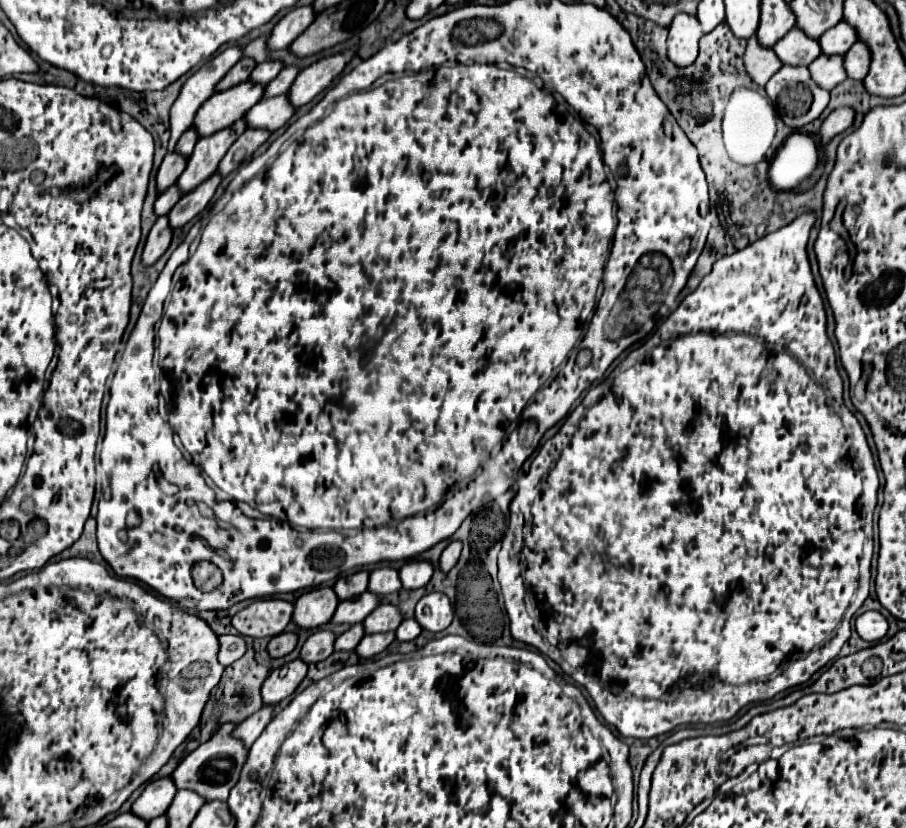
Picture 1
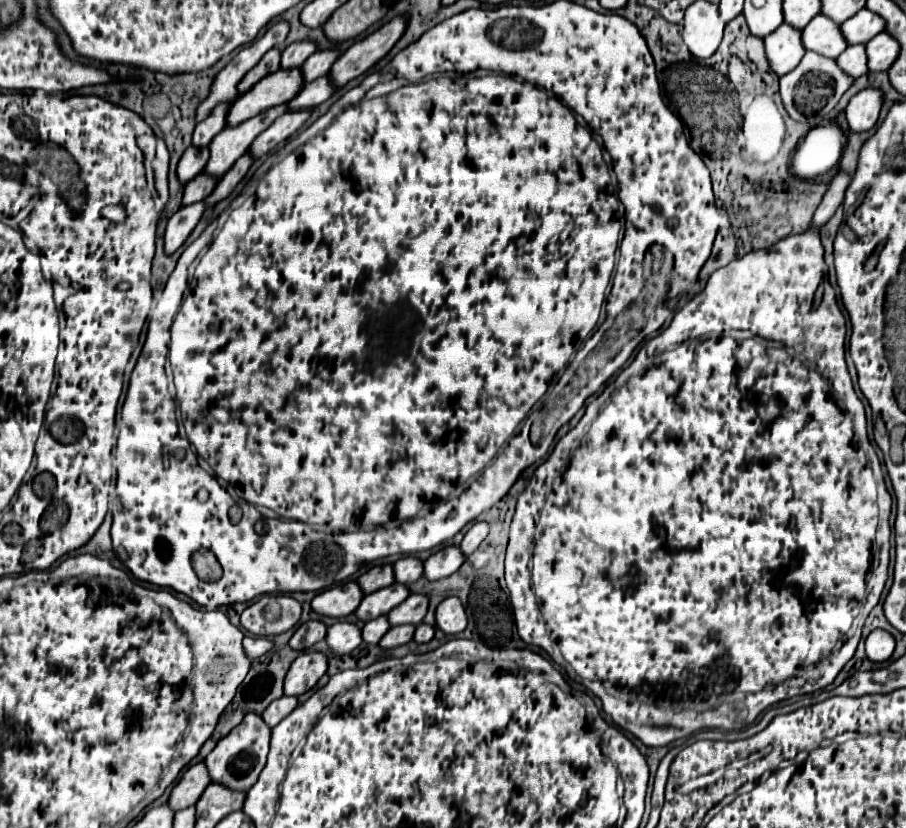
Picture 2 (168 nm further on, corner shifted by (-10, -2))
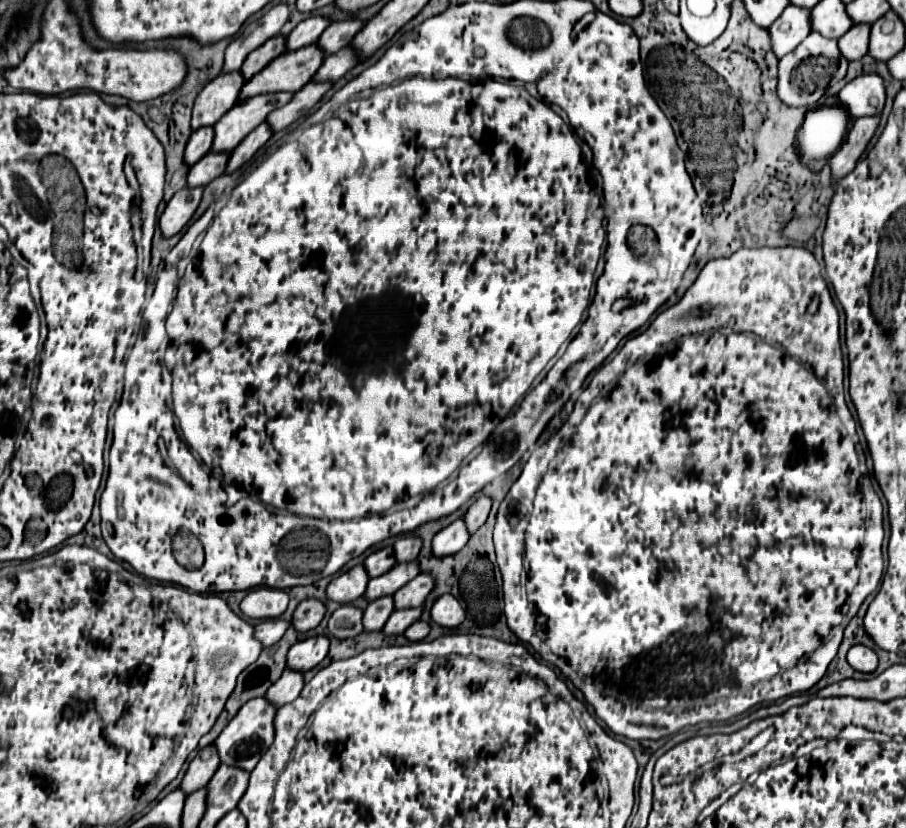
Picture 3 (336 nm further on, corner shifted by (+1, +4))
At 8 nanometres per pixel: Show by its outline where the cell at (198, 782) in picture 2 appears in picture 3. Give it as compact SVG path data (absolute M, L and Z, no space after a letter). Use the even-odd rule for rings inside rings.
M213 744L199 750L199 754L189 762L189 768L183 776L179 790L189 794L189 792L195 792L199 788L205 788L205 784L211 780L217 766L219 766L219 756L217 756L217 750L213 748Z

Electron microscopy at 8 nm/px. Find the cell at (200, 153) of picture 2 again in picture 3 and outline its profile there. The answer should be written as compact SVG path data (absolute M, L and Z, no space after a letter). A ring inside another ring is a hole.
M199 128L191 134L187 146L185 146L185 164L193 166L195 162L199 162L199 158L203 158L213 142L213 128Z

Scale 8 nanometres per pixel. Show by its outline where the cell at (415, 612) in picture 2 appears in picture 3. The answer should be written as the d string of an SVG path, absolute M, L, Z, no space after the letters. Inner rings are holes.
M419 574L415 576L409 584L405 584L397 594L393 594L395 608L419 608L423 606L427 594L433 588L433 578L429 574Z

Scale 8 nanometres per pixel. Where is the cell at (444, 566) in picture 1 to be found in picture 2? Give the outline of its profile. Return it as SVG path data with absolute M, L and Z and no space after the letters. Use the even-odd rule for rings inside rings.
M476 522L476 524L466 532L466 536L464 536L462 544L460 544L462 552L464 552L466 556L470 556L470 554L480 546L480 542L488 536L488 532L490 532L488 522Z

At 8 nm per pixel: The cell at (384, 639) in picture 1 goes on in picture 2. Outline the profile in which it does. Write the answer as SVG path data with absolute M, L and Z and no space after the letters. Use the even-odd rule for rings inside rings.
M408 624L408 626L392 626L388 630L388 634L384 634L384 638L380 640L380 646L384 650L390 650L390 648L396 648L396 646L408 644L414 638L414 630L416 630L414 624Z

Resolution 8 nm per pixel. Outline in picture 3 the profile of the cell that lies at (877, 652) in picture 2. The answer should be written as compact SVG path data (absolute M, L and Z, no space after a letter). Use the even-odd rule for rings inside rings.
M855 644L847 654L847 662L859 672L873 672L877 668L877 654L863 644Z

